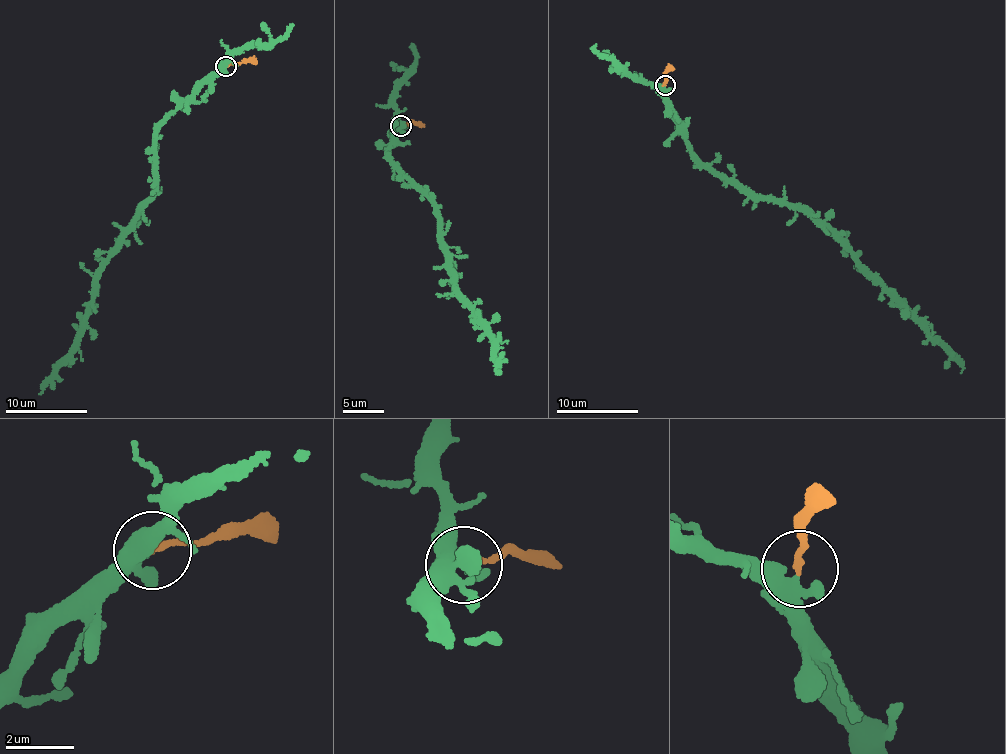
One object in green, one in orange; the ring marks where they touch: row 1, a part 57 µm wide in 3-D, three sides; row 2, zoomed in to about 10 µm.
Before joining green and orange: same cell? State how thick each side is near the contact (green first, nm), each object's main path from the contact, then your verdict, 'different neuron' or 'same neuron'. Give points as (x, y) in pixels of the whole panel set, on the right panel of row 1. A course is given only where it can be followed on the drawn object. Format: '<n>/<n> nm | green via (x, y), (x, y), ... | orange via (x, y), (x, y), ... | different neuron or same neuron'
280/180 nm | green via (664, 86), (693, 153), (760, 196), (799, 206), (829, 225), (921, 326), (946, 343), (957, 357), (960, 373) | orange via (664, 86), (665, 73), (672, 67) | different neuron

